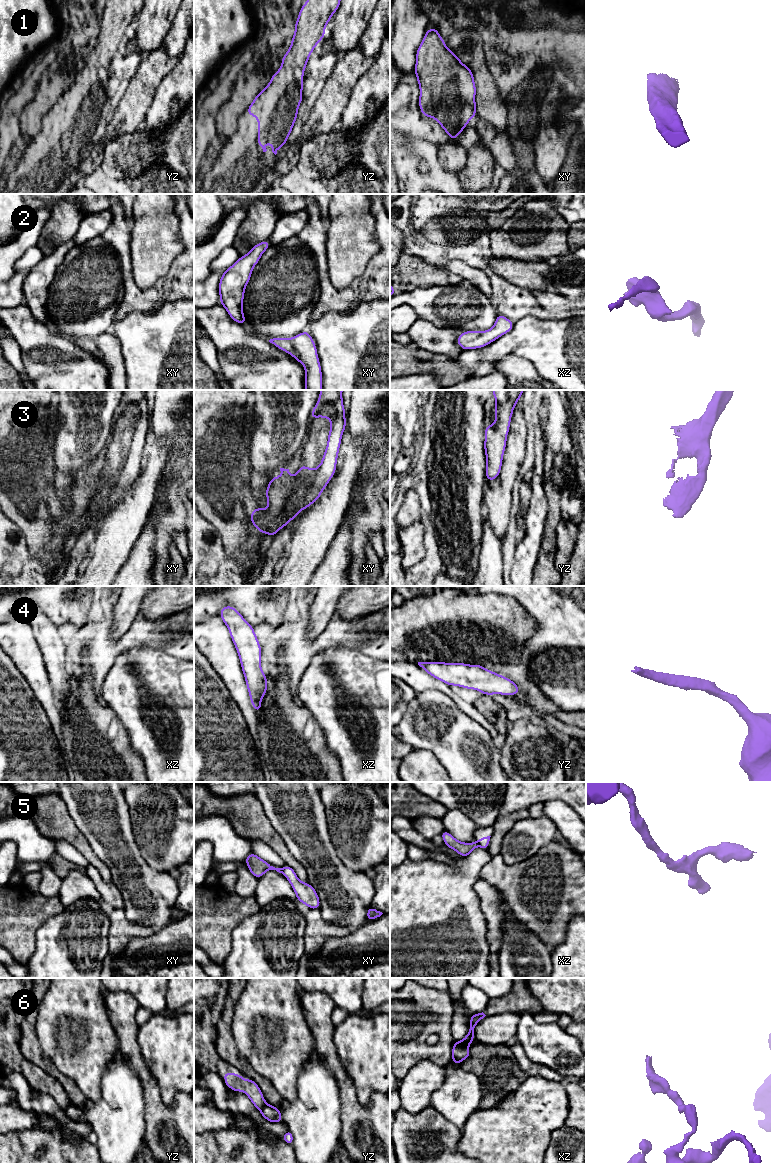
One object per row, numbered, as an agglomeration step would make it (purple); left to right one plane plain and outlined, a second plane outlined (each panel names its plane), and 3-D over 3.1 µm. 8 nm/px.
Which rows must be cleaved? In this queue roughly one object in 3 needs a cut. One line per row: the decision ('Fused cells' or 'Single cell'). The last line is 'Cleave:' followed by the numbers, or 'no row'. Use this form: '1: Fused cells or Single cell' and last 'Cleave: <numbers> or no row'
1: Single cell
2: Single cell
3: Single cell
4: Single cell
5: Fused cells
6: Fused cells
Cleave: 5, 6

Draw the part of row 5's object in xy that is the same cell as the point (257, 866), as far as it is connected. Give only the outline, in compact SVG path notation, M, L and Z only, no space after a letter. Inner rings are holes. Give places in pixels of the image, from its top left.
M249 854L244 862L248 864L248 869L253 876L257 879L263 876L266 871L276 870L279 873L282 873L281 868L275 868L271 866L269 863L258 857L256 854Z

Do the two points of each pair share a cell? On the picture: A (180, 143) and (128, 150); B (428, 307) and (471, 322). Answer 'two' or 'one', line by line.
A: one
B: one

